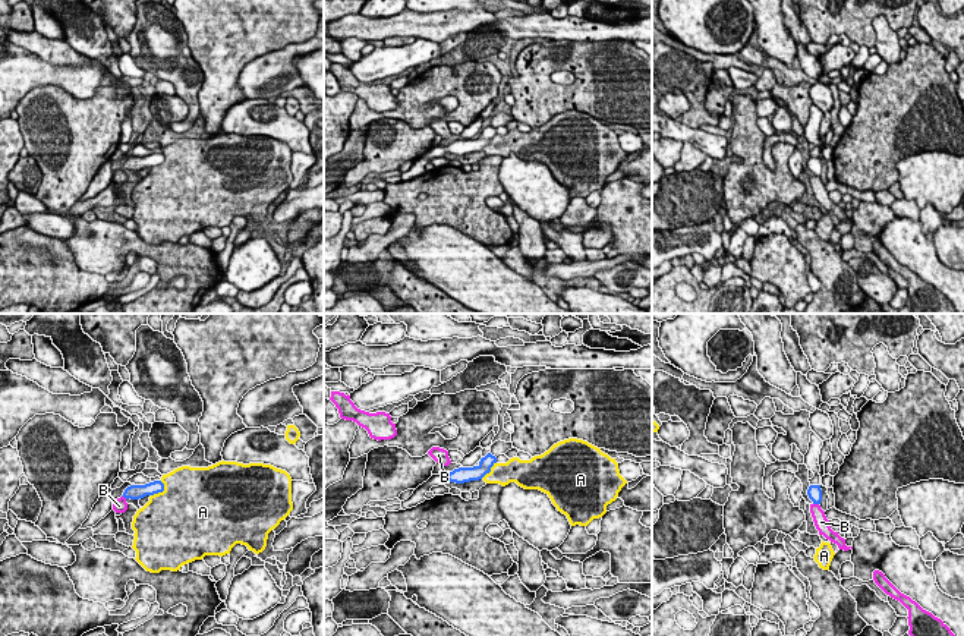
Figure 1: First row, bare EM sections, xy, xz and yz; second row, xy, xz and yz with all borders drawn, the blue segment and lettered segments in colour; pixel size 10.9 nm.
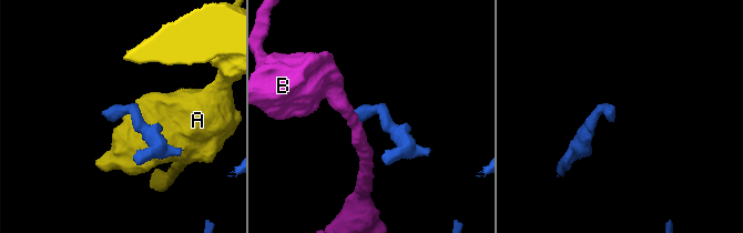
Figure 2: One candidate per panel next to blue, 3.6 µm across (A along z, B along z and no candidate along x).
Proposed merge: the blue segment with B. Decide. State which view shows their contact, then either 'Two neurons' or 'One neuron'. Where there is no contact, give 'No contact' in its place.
Touches blue in yz. Two neurons

